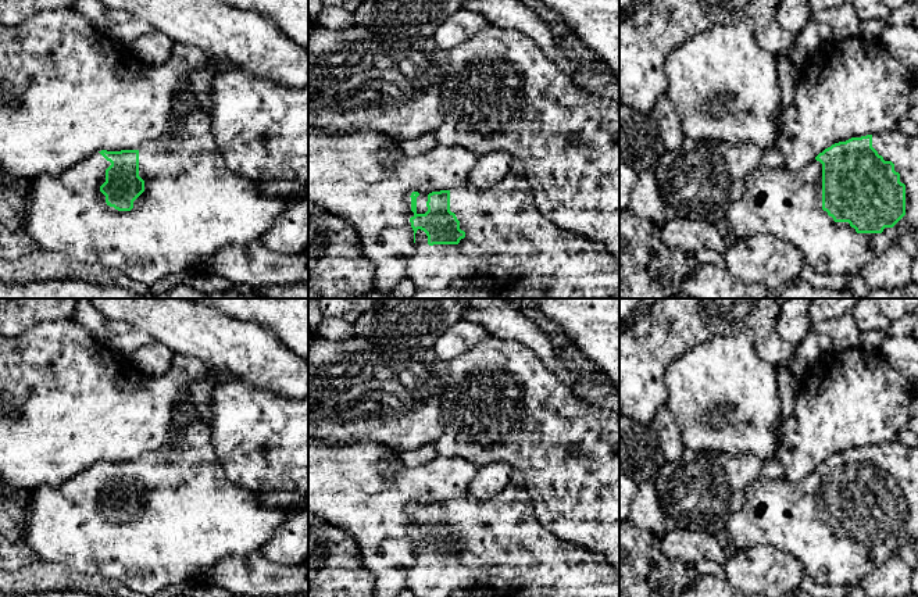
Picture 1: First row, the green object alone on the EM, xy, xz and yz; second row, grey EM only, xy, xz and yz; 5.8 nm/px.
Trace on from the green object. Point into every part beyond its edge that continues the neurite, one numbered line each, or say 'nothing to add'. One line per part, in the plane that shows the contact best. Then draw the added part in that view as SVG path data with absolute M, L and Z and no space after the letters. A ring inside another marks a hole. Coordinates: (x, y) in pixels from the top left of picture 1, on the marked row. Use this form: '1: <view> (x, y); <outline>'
1: yz (786, 204); M900 131L874 133L872 147L885 161L894 164L900 182L906 185L906 215L882 233L857 233L849 222L835 222L822 210L822 164L812 160L801 169L790 171L757 167L746 179L744 194L729 204L726 221L737 239L771 235L800 249L806 262L817 272L860 274L901 236L918 229L918 135L908 136Z

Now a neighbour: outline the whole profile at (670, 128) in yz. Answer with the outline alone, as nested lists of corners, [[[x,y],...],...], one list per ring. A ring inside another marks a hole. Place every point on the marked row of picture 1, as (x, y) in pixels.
[[[662,94],[651,112],[658,124],[664,153],[674,151],[685,139],[679,117],[667,94]]]

